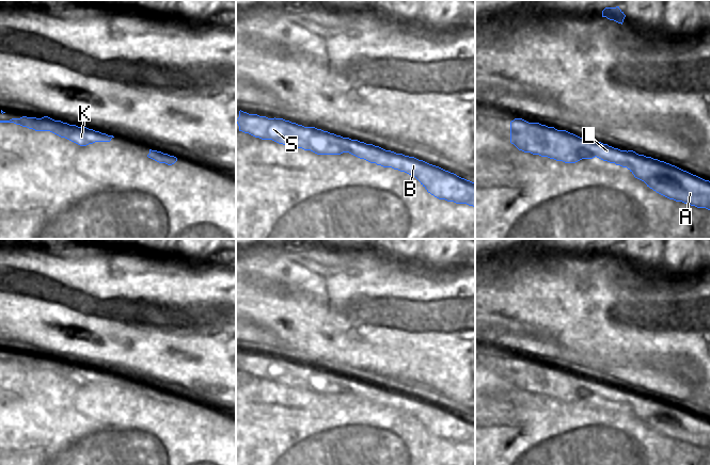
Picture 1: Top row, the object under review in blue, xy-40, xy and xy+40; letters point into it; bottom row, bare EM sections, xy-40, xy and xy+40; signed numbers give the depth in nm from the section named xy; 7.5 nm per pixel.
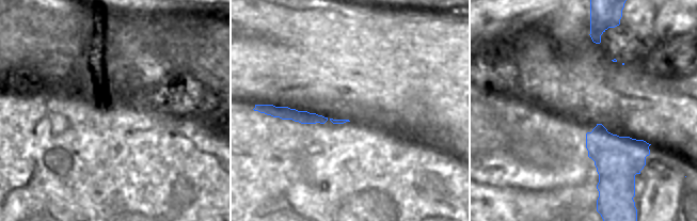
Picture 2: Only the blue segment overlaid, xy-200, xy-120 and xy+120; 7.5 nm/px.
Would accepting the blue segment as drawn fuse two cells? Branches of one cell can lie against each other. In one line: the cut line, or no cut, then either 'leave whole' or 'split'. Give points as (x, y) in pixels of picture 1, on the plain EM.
xy+40 (673, 404), (671, 412), (647, 416), (644, 420) | split

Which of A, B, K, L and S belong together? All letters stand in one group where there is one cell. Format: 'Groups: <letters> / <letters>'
Groups: A K L S / B

